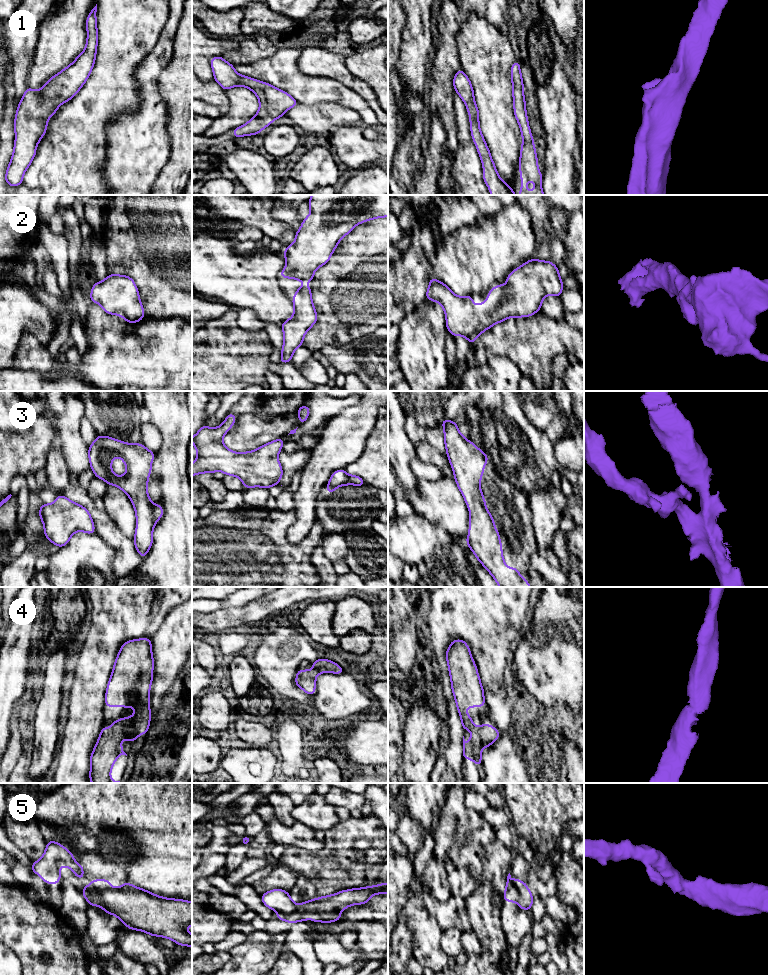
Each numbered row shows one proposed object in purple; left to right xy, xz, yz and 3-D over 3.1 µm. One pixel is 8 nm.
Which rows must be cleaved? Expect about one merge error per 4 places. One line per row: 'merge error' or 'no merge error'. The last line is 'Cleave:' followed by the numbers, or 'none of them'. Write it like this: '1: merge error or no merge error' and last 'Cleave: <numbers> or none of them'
1: no merge error
2: no merge error
3: no merge error
4: no merge error
5: merge error
Cleave: 5

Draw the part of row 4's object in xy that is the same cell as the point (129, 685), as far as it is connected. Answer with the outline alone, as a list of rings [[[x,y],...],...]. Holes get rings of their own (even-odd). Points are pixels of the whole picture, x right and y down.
[[[151,638],[122,644],[107,685],[105,707],[135,707],[135,714],[112,722],[111,728],[102,727],[90,756],[92,783],[123,783],[111,780],[111,769],[118,756],[127,756],[120,744],[123,738],[134,742],[139,735],[148,734],[153,666]]]

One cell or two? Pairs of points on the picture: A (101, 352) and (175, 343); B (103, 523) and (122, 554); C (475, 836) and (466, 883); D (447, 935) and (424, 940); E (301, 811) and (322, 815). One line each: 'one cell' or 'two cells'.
A: one cell
B: one cell
C: one cell
D: two cells
E: one cell

